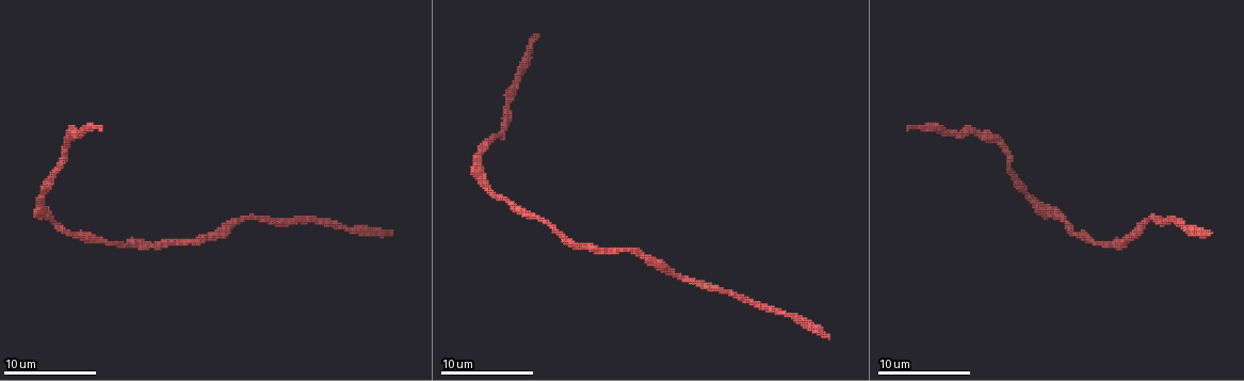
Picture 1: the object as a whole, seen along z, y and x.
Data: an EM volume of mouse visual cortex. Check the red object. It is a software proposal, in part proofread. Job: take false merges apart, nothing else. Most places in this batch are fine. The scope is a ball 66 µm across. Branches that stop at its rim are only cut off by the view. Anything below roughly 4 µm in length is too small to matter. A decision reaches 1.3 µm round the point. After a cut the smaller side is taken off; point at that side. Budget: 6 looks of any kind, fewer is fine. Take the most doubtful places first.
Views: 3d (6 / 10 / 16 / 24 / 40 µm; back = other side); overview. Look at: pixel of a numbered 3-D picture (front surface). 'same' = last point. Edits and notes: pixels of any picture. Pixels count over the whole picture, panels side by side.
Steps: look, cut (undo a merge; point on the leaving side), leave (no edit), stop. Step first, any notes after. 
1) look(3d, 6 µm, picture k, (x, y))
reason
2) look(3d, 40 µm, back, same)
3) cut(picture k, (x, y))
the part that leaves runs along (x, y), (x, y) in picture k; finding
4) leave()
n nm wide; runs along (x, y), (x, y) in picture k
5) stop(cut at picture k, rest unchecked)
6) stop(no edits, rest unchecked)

look(3d, 10 µm, picture 1, (504, 109))
narrows sharply

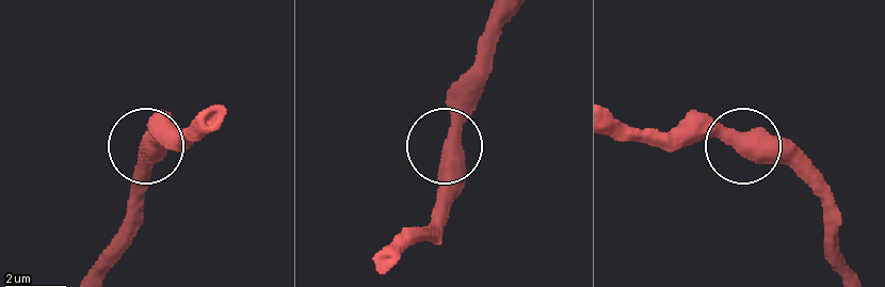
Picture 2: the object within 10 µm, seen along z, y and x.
leave()
runs along (852, 272), (824, 203), (797, 173), (727, 144), (692, 114) in picture 2; continuous, no second neuron

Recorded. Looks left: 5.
look(3d, 10 µm, picture 1, (563, 237))

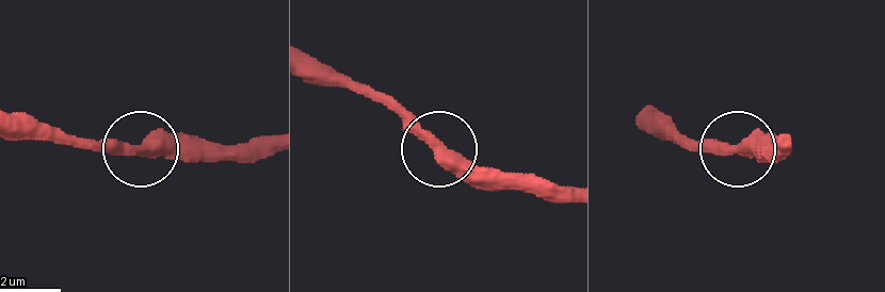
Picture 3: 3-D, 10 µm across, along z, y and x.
leave()
410 nm wide; runs along (431, 148), (459, 153), (495, 184) in picture 3; continuous, no second neuron

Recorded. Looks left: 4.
look(3d, 10 µm, picture 1, (509, 202))
thin neck

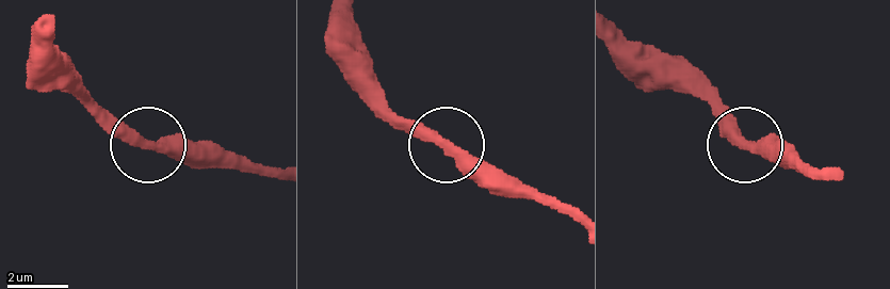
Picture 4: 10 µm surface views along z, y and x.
look(3d, 6 µm, picture 4, (150, 146))
closer look

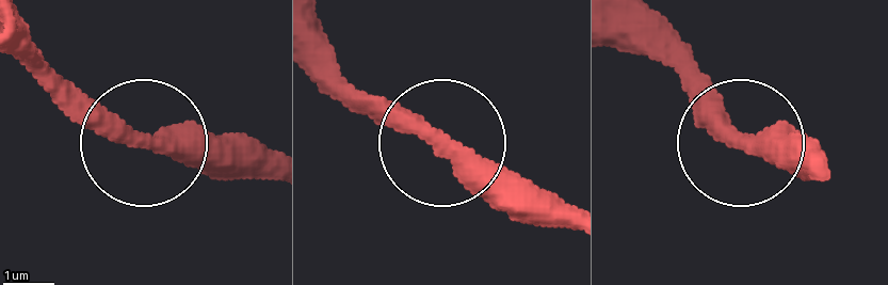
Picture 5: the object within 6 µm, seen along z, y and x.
leave()
360 nm wide; runs along (822, 181), (742, 147), (678, 70) in picture 5; all the same neuron

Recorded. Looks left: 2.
stop(no edits, rest unchecked)

